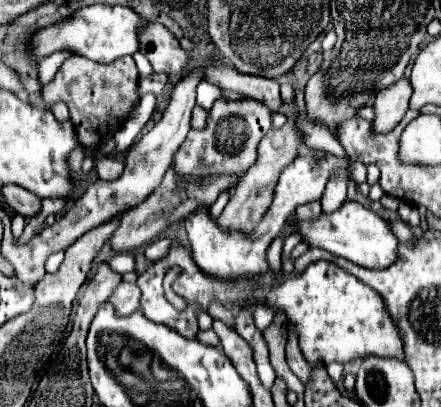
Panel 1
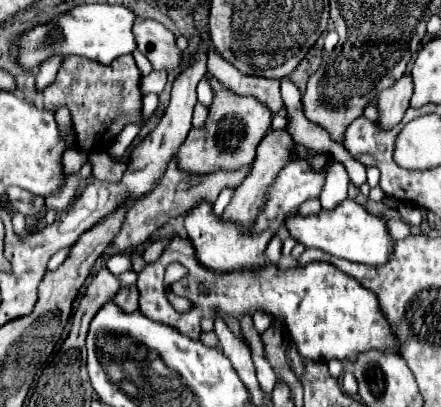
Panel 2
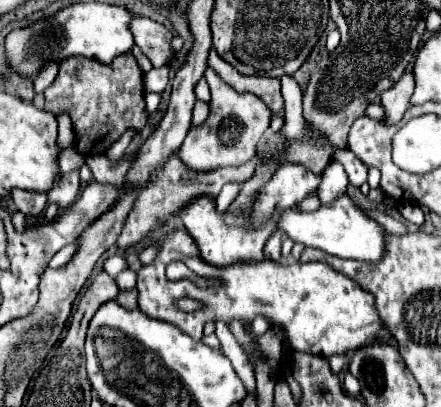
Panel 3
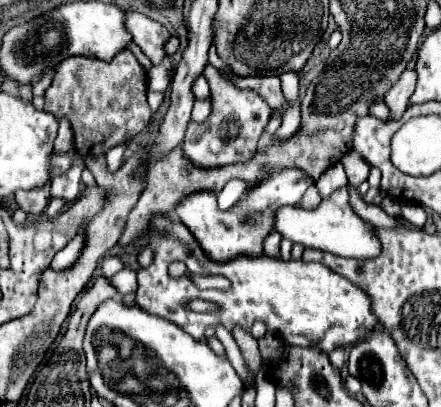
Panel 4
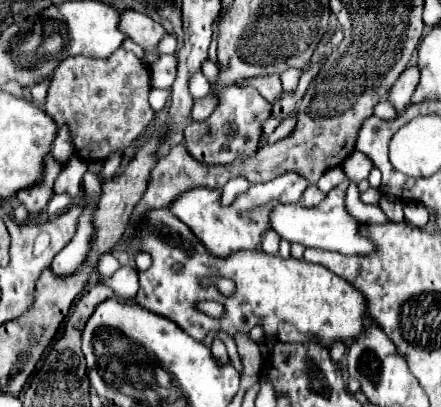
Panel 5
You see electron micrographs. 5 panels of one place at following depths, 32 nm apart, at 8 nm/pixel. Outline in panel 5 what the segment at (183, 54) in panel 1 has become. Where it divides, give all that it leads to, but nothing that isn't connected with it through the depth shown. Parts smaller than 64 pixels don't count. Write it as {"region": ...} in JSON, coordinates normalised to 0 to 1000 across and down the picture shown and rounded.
{"region":[[[272,25],[272,79],[317,108],[327,123],[345,123],[376,74],[331,34],[304,25]]]}

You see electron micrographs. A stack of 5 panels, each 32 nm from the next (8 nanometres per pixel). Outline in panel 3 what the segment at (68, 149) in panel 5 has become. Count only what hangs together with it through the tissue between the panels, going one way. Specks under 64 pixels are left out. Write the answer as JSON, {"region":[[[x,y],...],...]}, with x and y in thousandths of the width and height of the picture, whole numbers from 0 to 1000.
{"region":[[[150,280],[132,285],[132,310],[136,310],[136,324],[132,324],[136,369],[150,369],[154,359],[168,359],[168,324],[163,324],[159,285],[150,285]]]}

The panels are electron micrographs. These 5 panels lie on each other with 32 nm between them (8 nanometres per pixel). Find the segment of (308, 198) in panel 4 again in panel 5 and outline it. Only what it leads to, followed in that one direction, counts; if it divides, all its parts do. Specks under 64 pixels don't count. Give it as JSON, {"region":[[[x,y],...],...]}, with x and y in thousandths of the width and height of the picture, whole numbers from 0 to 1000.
{"region":[[[698,457],[685,486],[689,486],[689,501],[694,501],[694,506],[719,506],[739,486],[739,477],[735,477],[730,467],[721,467],[717,457]]]}

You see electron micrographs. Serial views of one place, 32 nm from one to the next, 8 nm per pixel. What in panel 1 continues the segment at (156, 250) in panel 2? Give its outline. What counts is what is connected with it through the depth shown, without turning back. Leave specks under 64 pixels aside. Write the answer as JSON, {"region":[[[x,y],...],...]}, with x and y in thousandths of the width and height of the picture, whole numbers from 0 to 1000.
{"region":[[[381,585],[349,590],[349,595],[340,595],[331,604],[331,634],[345,639],[345,644],[354,644],[354,639],[363,639],[381,619],[381,609],[385,609],[385,590]]]}

